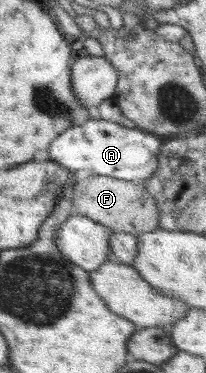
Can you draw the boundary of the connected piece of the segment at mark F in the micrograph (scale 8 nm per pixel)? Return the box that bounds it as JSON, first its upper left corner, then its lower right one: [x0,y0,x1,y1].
[70,174,160,236]

